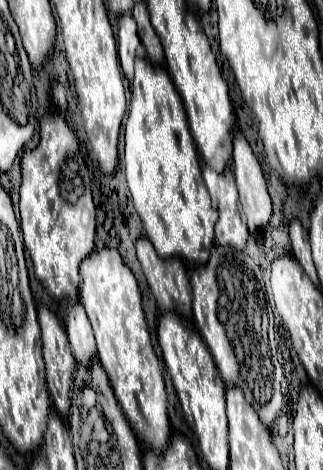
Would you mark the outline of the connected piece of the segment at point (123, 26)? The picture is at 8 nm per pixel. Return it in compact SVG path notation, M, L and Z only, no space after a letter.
M131 13L119 17L117 51L119 51L119 59L121 59L121 67L125 71L125 77L127 77L127 81L131 81L135 57L145 57L145 47L137 35L137 23Z

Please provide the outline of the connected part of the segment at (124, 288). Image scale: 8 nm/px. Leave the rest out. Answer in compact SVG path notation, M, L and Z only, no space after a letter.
M95 249L81 263L81 303L93 325L97 339L97 357L107 371L115 397L133 427L139 441L151 445L155 451L165 449L169 439L169 415L165 381L159 359L151 345L147 331L141 291L131 269L123 263L117 249Z

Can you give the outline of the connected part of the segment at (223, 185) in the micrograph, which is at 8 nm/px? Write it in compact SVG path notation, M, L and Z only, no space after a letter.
M201 159L201 169L213 205L219 211L219 221L215 223L215 241L219 245L243 249L249 239L249 231L245 219L241 219L233 171L227 167L223 173L215 173L215 169L207 167L203 159Z

